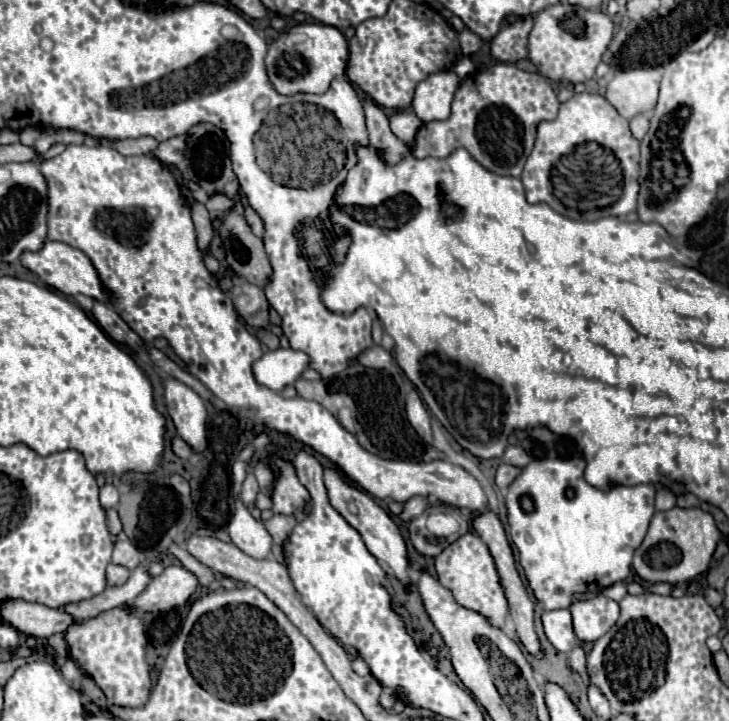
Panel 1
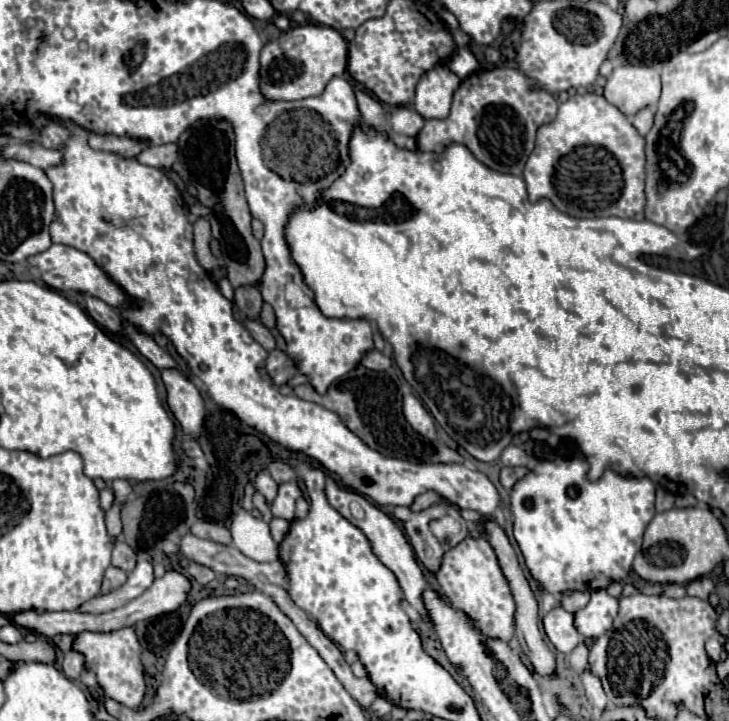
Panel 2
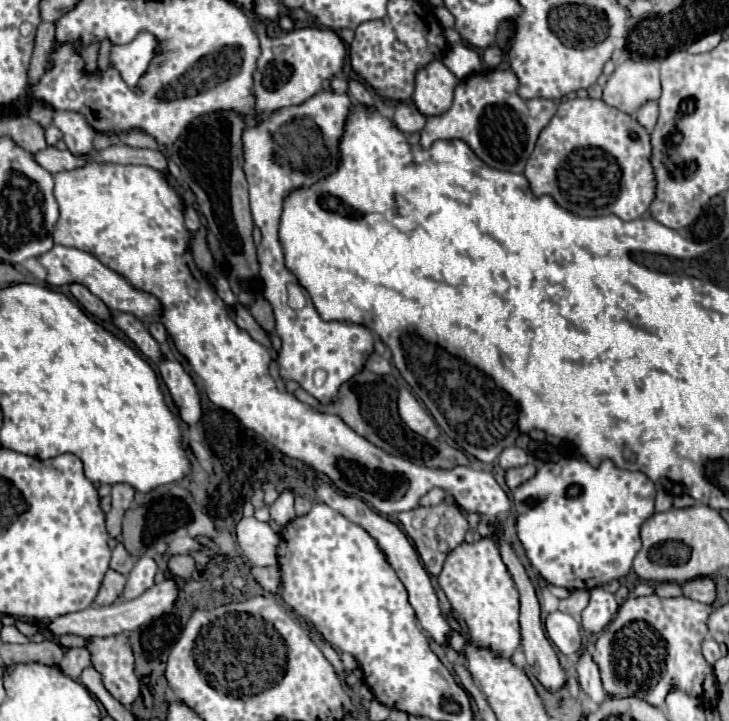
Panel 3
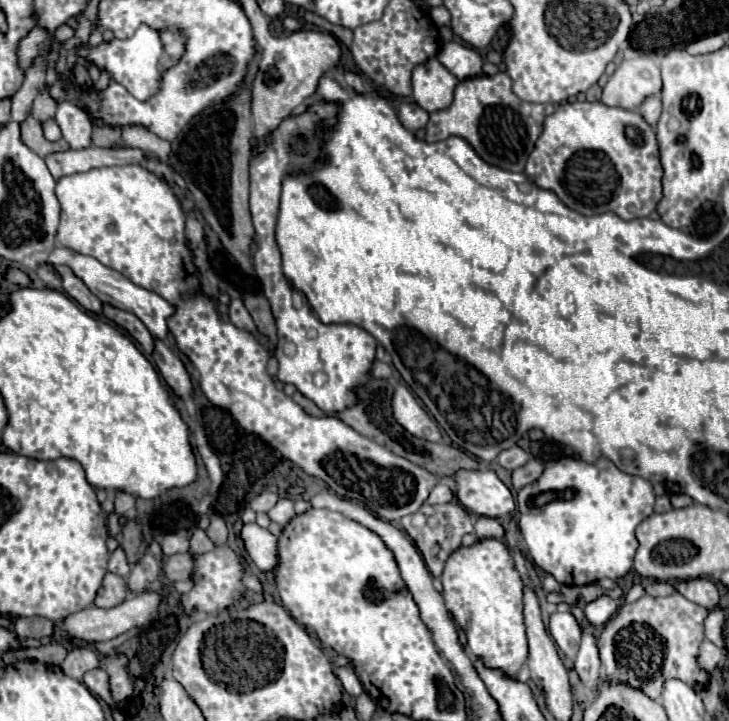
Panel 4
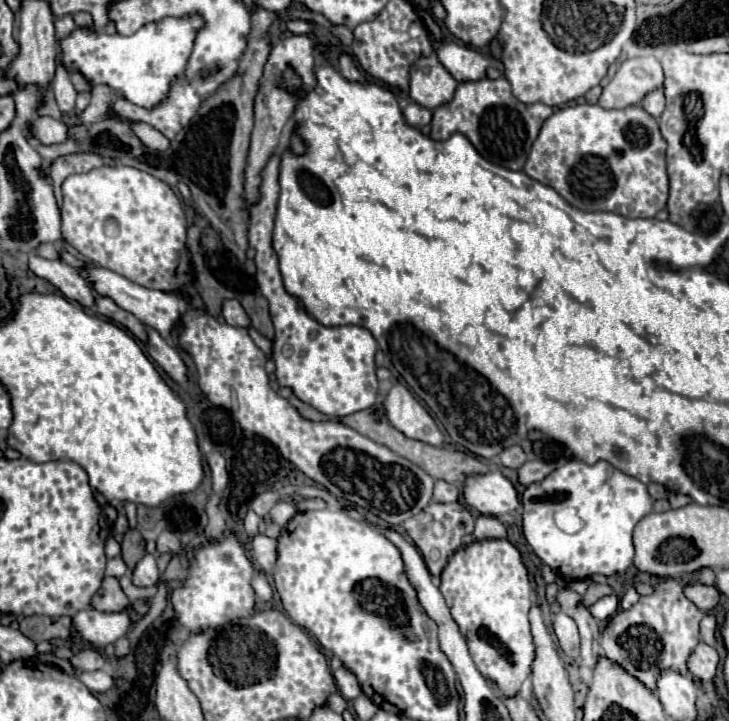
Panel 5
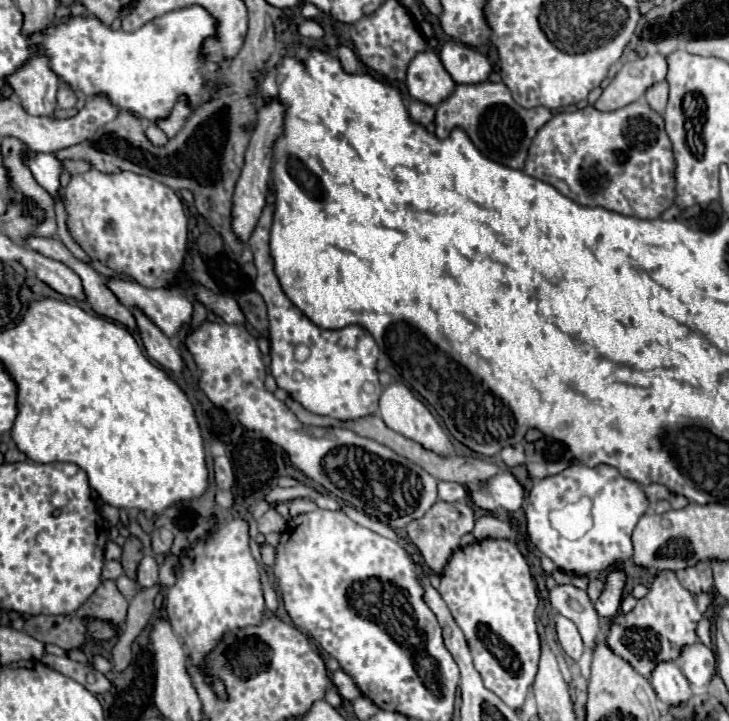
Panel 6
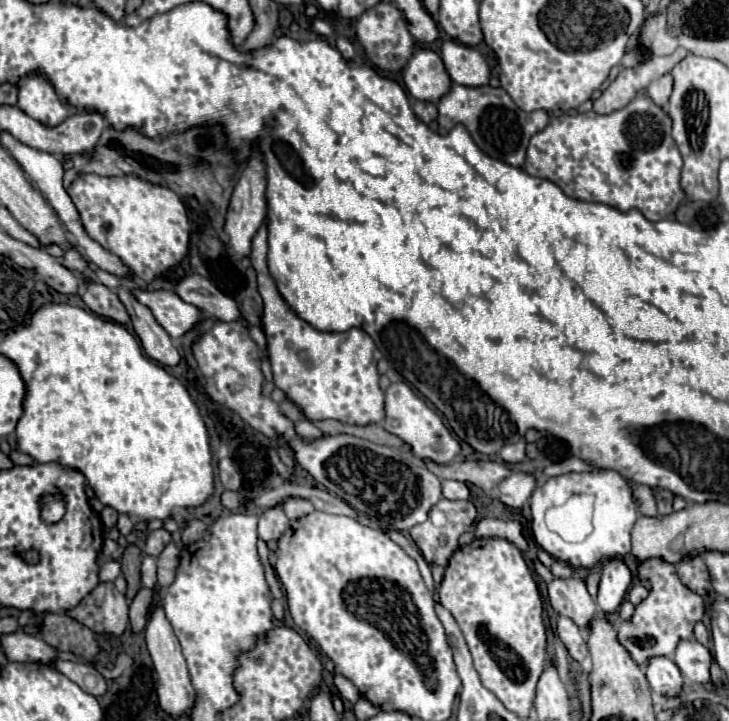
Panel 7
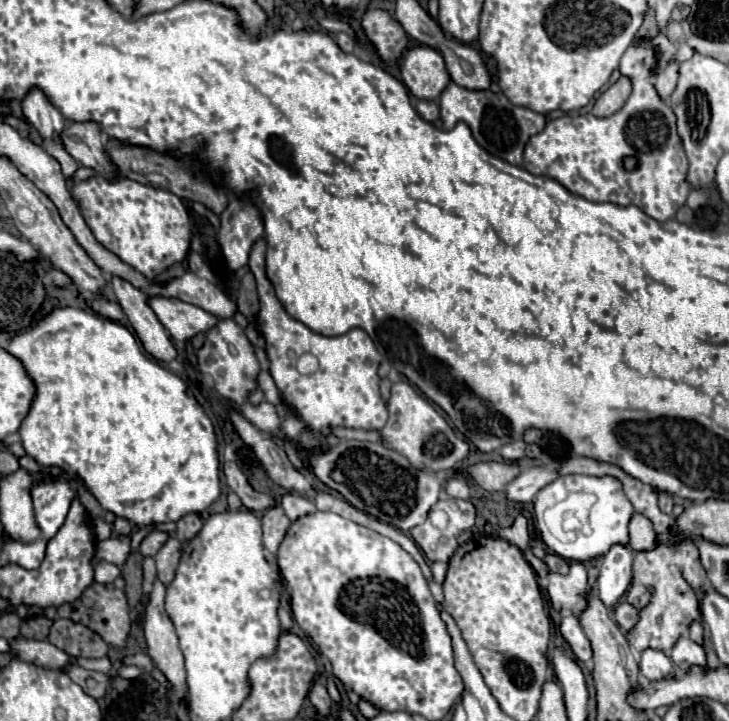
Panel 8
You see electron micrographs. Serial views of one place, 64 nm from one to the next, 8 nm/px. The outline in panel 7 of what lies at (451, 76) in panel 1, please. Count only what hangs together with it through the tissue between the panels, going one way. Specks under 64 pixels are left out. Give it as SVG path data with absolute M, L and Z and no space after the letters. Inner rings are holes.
M420 48L404 68L404 84L416 100L436 104L452 86L442 58L428 48Z

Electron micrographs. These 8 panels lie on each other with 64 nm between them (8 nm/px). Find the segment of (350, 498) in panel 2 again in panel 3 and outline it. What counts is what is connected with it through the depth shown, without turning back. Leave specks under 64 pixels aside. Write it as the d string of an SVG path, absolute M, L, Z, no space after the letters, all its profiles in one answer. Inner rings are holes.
M322 484L322 486L318 488L318 492L316 492L316 502L324 502L324 504L328 504L330 508L338 510L344 518L348 518L350 522L362 526L362 528L378 542L378 548L384 552L386 562L394 568L394 572L396 572L398 578L402 580L402 584L404 584L404 588L406 588L406 592L408 592L408 602L410 602L410 606L414 608L414 612L416 612L416 616L418 616L418 620L420 620L420 626L422 626L422 628L428 632L428 636L432 636L438 644L446 644L450 626L448 626L448 622L446 622L446 618L444 618L444 614L442 614L442 610L440 610L440 606L438 606L440 602L438 602L438 596L436 596L436 592L434 592L434 588L432 588L432 584L430 584L428 572L424 570L424 566L422 566L422 562L420 562L420 558L418 558L414 546L408 542L408 538L406 538L406 534L402 532L402 528L400 528L398 524L390 522L386 516L374 512L374 510L372 510L366 502L362 502L360 498L344 496L334 484Z

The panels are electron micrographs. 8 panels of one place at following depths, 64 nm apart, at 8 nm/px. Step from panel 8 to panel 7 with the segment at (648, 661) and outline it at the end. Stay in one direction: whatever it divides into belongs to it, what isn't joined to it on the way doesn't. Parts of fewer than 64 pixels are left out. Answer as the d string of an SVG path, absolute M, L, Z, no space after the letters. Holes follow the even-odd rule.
M660 656L660 658L650 660L650 664L646 666L646 678L648 678L648 684L652 686L652 690L660 696L676 698L682 694L684 678L672 658Z

